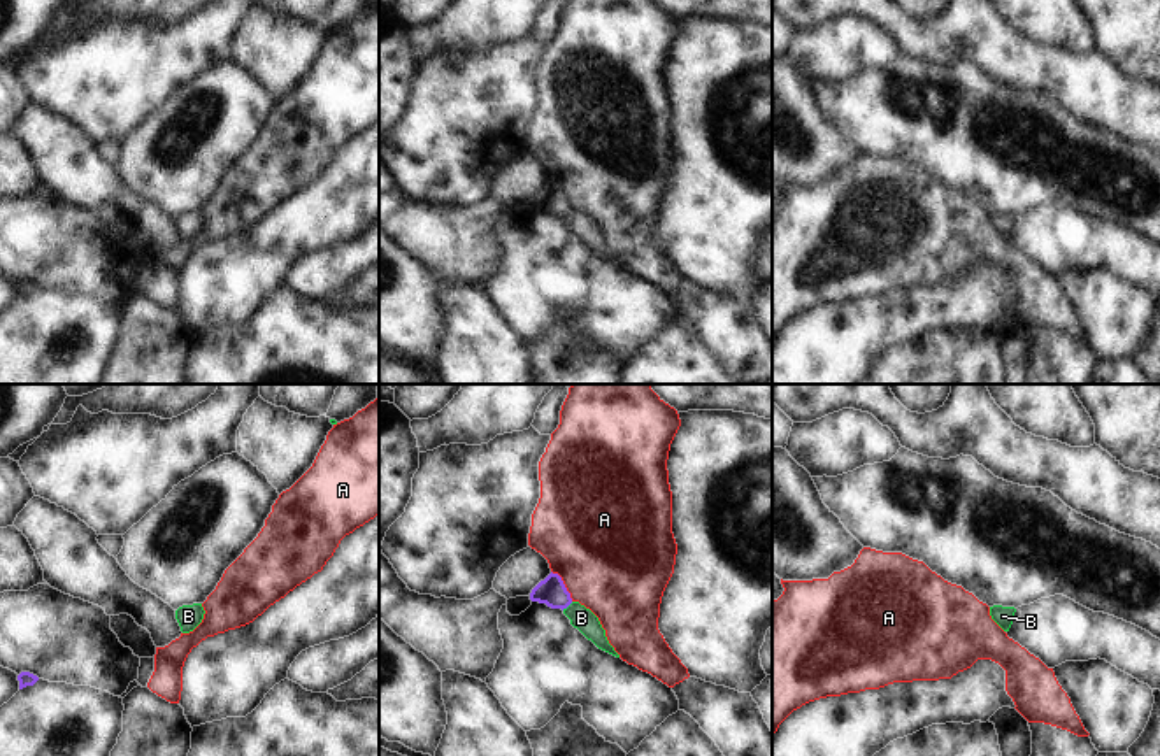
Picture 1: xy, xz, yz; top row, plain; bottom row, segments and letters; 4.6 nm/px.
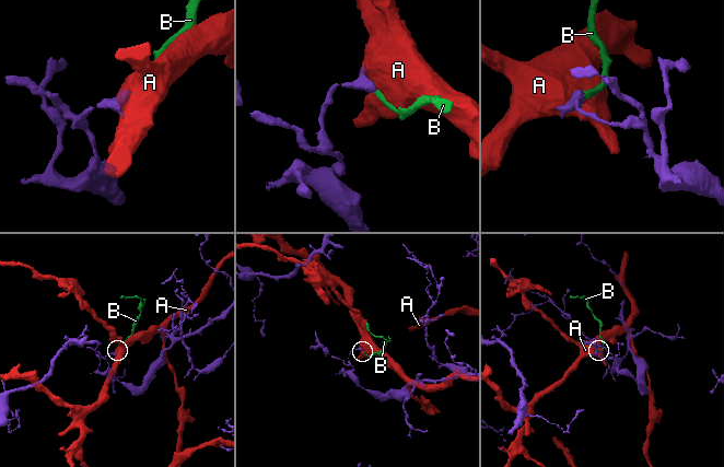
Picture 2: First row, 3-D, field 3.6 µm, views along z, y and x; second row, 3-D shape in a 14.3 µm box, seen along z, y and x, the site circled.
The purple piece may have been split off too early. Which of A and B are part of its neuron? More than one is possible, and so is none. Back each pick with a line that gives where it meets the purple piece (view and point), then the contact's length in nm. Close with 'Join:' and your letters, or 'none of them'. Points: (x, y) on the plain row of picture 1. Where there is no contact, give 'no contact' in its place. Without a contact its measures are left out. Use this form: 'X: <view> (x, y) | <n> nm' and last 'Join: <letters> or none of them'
B: xz (567, 213) | 70 nm
Join: B

